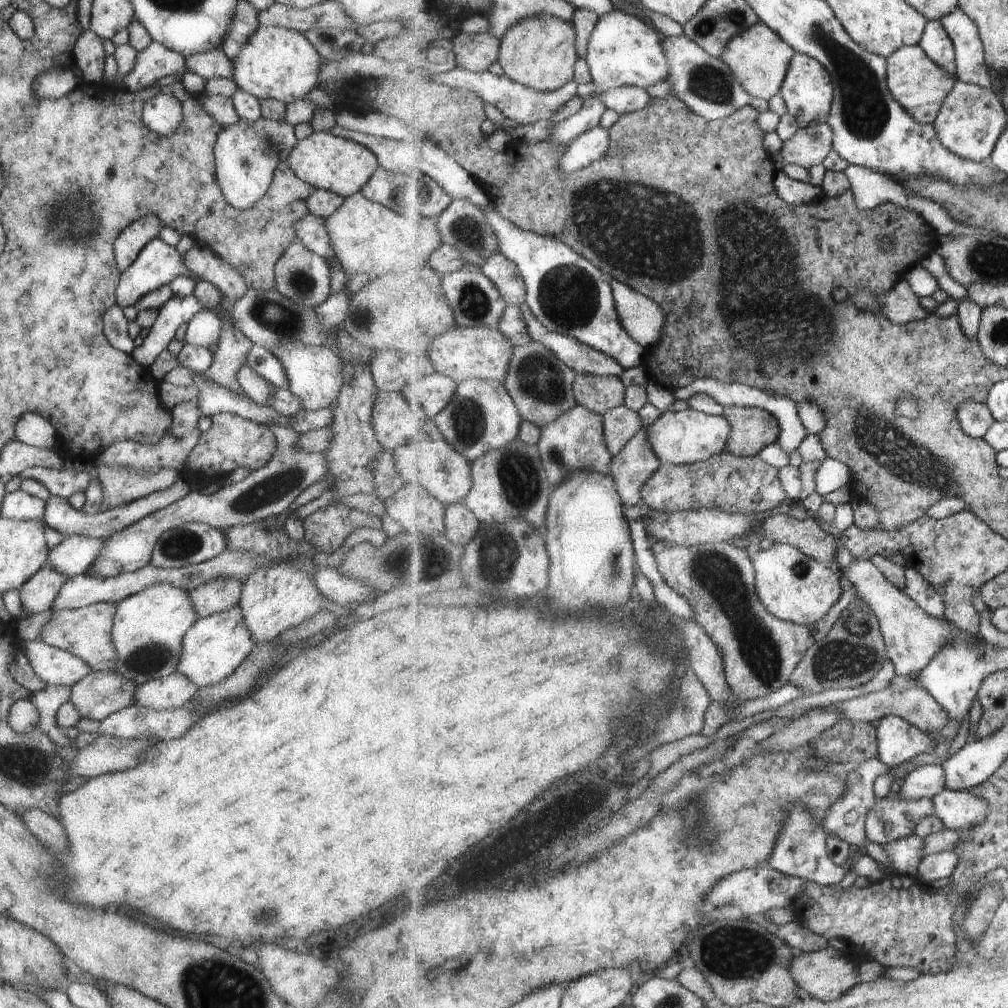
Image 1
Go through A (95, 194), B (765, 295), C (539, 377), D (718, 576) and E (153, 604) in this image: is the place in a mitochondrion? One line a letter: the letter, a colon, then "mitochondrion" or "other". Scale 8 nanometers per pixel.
A: mitochondrion
B: mitochondrion
C: mitochondrion
D: mitochondrion
E: other

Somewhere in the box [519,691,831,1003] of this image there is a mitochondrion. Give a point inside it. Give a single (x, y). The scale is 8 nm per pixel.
(735, 956)

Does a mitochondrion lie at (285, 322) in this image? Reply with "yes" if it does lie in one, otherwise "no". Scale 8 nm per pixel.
yes

